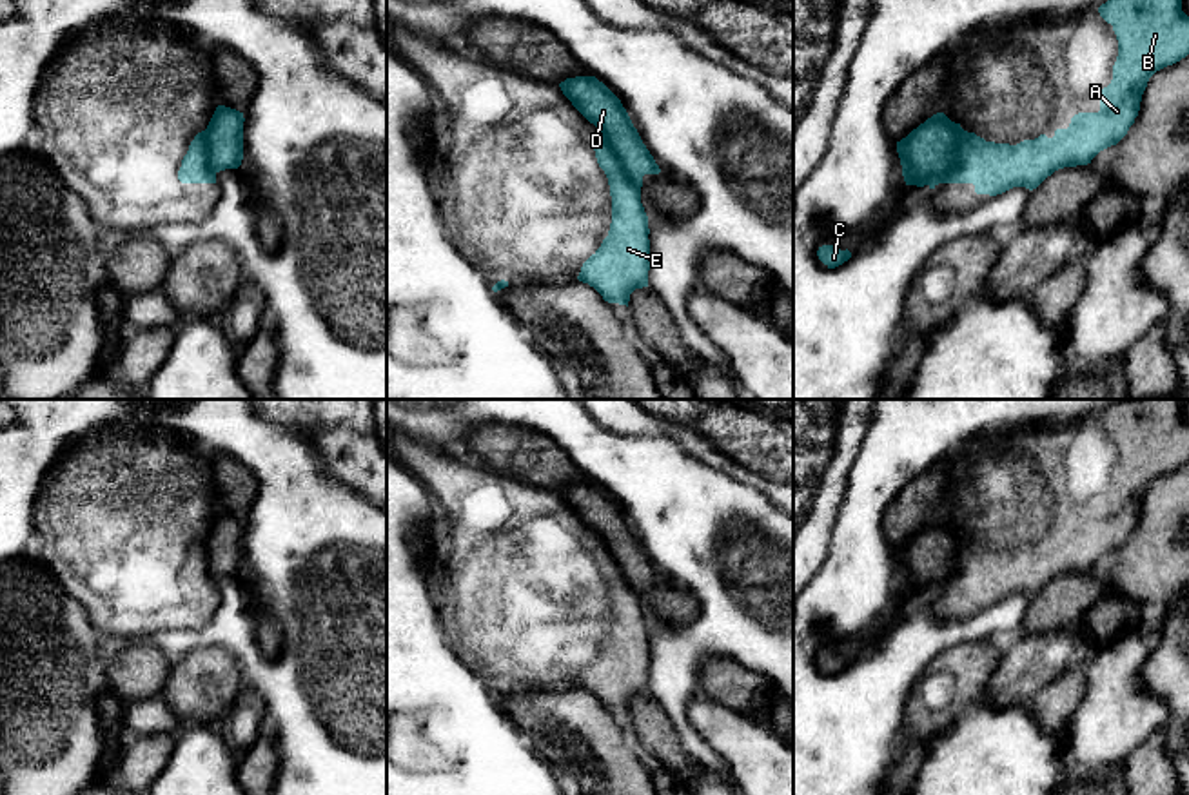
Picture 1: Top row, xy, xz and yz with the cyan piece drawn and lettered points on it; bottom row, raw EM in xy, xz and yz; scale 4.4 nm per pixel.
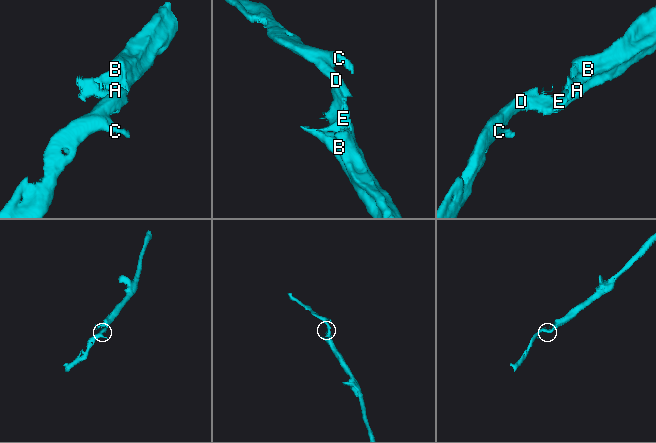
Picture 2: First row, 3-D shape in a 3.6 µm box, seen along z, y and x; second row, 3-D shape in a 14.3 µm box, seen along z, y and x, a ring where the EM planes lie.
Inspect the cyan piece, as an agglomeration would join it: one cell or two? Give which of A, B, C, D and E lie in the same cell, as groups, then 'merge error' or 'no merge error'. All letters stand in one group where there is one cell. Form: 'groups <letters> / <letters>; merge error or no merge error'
groups A B E / C D; merge error

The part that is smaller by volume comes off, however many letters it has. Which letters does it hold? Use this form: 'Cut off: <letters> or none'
Cut off: C, D

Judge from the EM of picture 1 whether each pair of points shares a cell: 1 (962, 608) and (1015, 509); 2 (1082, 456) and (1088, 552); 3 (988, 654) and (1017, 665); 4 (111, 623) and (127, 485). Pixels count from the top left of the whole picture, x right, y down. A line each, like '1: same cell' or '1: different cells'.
1: same cell
2: same cell
3: different cells
4: same cell

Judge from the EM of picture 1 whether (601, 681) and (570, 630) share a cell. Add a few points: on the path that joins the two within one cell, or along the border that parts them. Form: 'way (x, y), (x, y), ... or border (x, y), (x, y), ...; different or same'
way (601, 668), (601, 661), (583, 643); same

